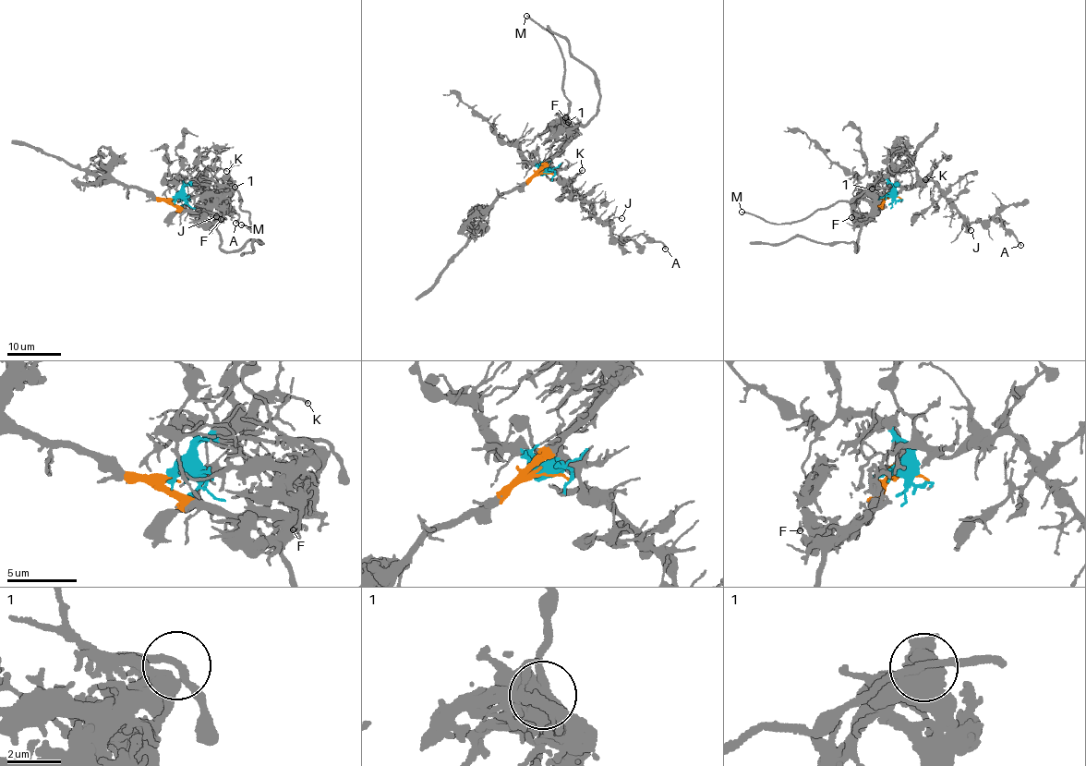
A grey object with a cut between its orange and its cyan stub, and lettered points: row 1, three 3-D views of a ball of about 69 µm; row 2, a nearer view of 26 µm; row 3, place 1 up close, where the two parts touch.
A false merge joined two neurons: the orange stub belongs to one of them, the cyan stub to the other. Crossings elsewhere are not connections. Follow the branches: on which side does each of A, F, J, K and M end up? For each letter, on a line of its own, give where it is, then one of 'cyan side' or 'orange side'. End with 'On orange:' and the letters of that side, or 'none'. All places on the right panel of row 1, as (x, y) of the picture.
A: (1020, 245) | cyan side
F: (851, 217) | orange side
J: (971, 230) | cyan side
K: (925, 179) | cyan side
M: (742, 212) | cyan side
On orange: F

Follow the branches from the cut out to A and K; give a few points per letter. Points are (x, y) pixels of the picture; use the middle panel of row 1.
A: (544, 172), (550, 169), (560, 180), (567, 180), (609, 225), (614, 239), (644, 234), (662, 243), (665, 249)
K: (544, 172), (548, 169), (560, 180), (570, 182), (582, 169)

